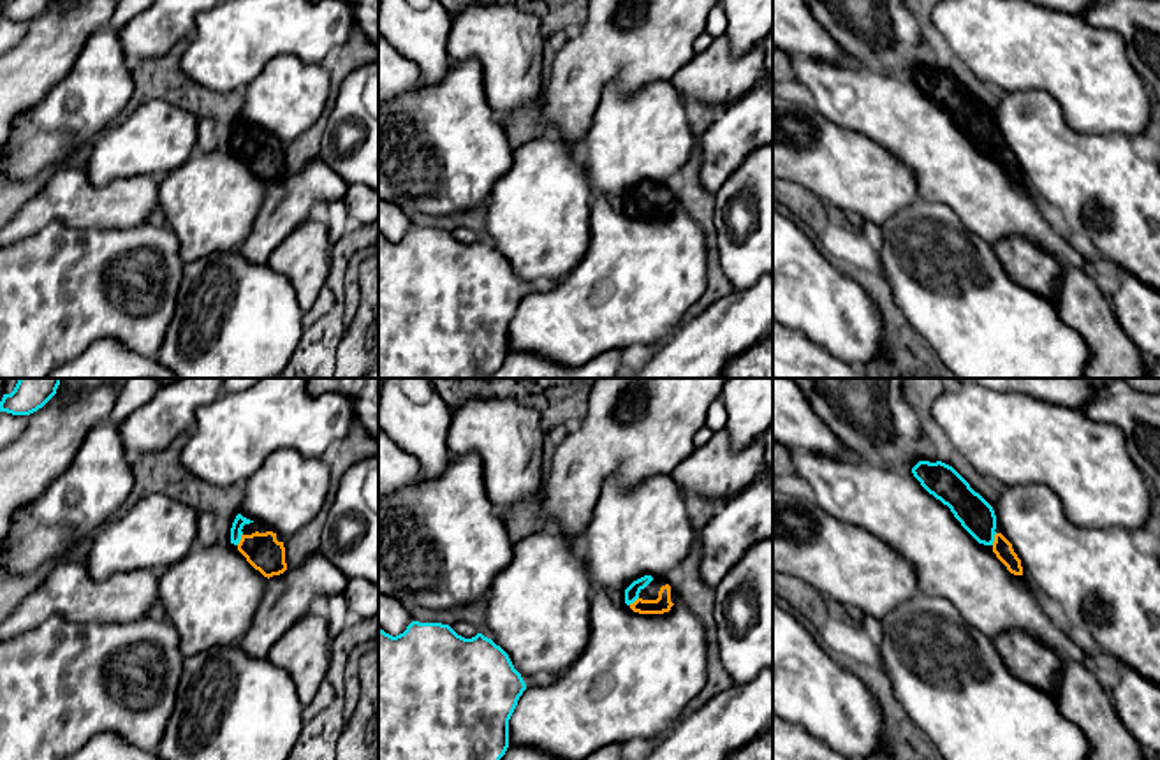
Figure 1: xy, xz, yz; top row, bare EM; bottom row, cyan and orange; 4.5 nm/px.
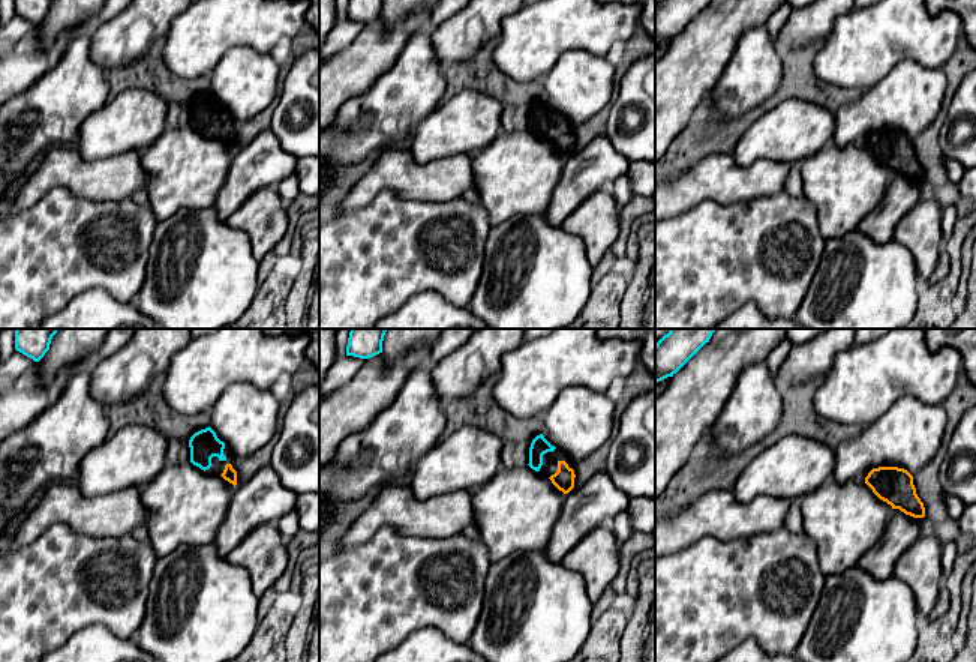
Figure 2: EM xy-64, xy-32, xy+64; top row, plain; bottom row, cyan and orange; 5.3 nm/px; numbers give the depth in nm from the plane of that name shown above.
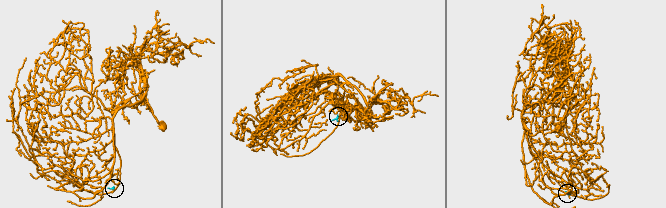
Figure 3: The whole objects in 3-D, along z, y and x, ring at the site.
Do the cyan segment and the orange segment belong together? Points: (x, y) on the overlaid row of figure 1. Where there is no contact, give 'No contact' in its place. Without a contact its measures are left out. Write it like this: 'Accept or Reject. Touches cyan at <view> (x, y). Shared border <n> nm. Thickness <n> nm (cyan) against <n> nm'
Accept. Touches cyan at yz (993, 539). Shared border 60 nm. Thickness 160 nm (cyan) against 90 nm

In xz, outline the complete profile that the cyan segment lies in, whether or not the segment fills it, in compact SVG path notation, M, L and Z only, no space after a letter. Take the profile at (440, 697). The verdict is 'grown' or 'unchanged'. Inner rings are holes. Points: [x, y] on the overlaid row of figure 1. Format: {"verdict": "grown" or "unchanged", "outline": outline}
{"verdict": "unchanged", "outline": "M412 621L396 637L378 628L378 760L500 760L509 748L509 720L525 690L526 684L509 654L482 633L465 639L449 625L419 621Z"}

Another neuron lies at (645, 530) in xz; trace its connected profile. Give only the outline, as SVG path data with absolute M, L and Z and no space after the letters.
M671 475L632 487L606 480L583 535L583 558L593 591L625 595L644 575L665 577L690 552L695 531L690 501Z

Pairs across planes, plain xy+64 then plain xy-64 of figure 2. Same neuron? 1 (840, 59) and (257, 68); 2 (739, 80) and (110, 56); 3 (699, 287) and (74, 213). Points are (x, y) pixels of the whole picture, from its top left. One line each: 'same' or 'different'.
1: different
2: different
3: same

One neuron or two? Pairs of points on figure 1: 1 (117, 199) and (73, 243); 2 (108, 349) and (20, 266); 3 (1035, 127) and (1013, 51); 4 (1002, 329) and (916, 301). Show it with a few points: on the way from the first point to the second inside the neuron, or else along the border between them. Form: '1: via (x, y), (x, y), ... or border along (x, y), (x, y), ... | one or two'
1: border along (46, 224), (127, 227) | two
2: border along (138, 352), (117, 340), (99, 338), (71, 359) | two
3: border along (1000, 90), (1042, 88), (1060, 108) | two
4: via (981, 322), (963, 305), (937, 301) | one

